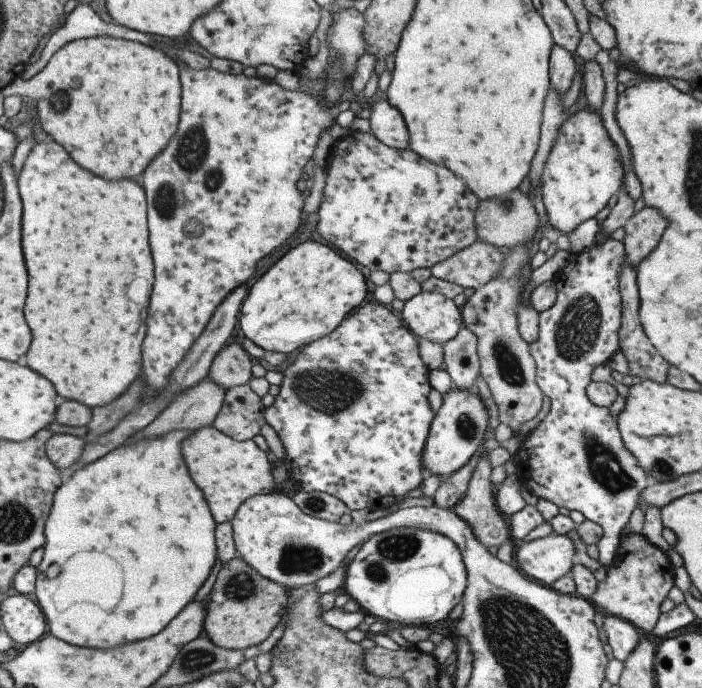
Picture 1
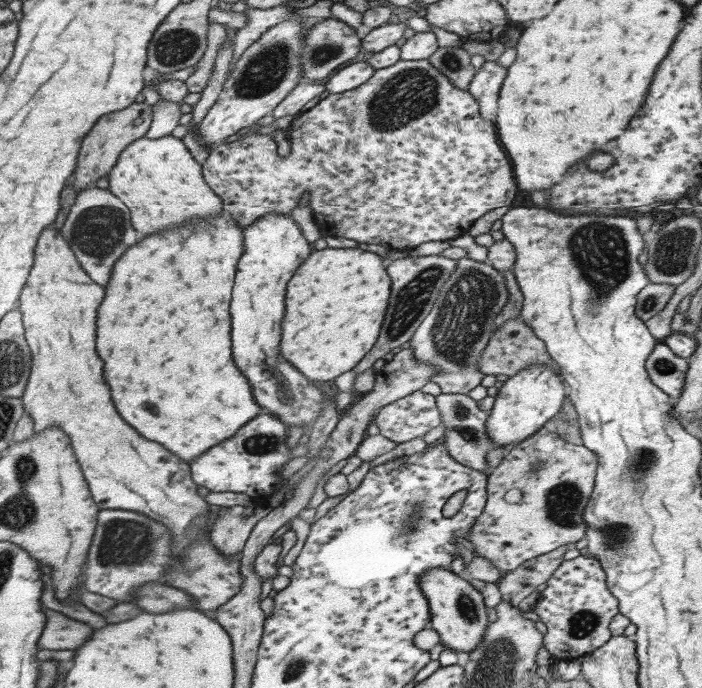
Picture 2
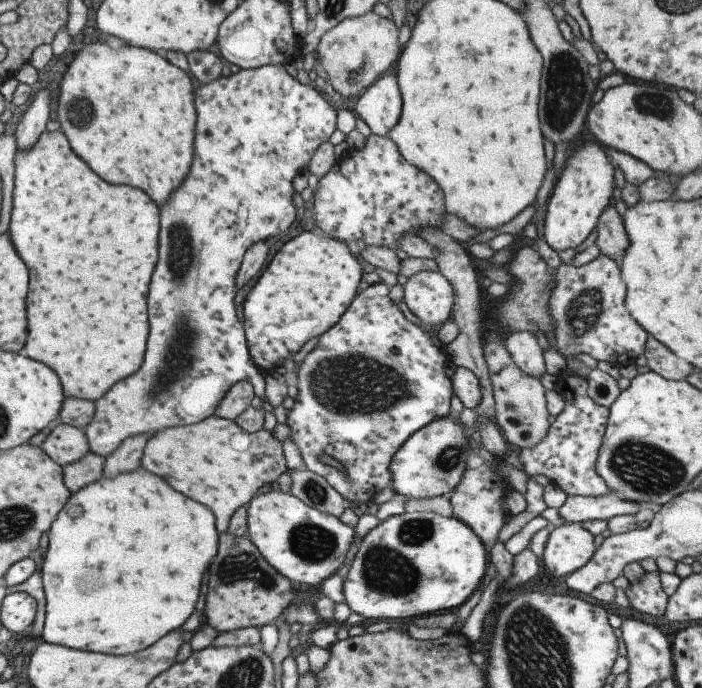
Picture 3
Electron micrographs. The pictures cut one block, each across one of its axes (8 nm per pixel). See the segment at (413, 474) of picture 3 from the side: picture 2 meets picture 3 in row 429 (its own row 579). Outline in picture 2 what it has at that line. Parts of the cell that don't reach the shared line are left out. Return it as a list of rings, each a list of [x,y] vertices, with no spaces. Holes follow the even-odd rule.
[[[429,568],[419,576],[419,589],[427,599],[430,616],[428,627],[437,632],[439,642],[444,648],[453,652],[469,653],[483,640],[483,632],[488,624],[486,606],[479,591],[469,584],[469,580],[449,569]]]

